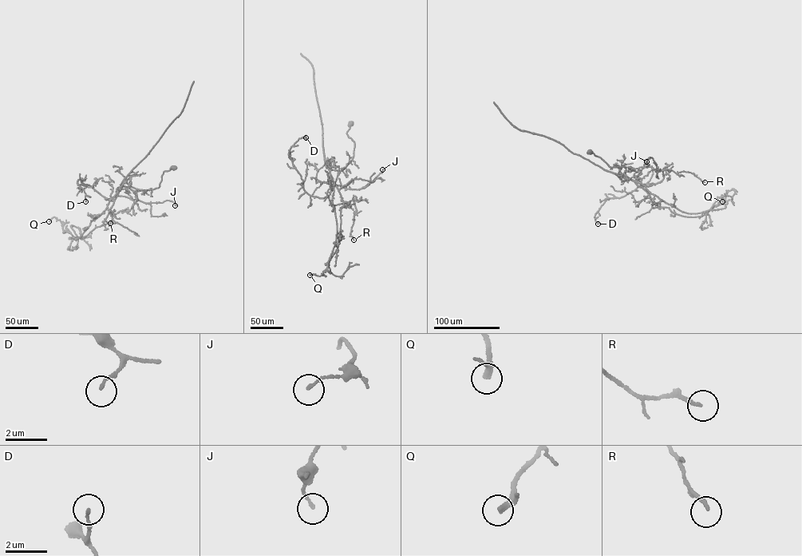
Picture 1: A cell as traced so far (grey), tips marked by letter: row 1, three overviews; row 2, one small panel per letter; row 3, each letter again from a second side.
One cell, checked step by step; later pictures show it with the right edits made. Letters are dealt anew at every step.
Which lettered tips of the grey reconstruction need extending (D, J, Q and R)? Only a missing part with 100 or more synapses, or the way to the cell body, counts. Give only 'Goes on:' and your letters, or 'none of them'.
Goes on: none of them

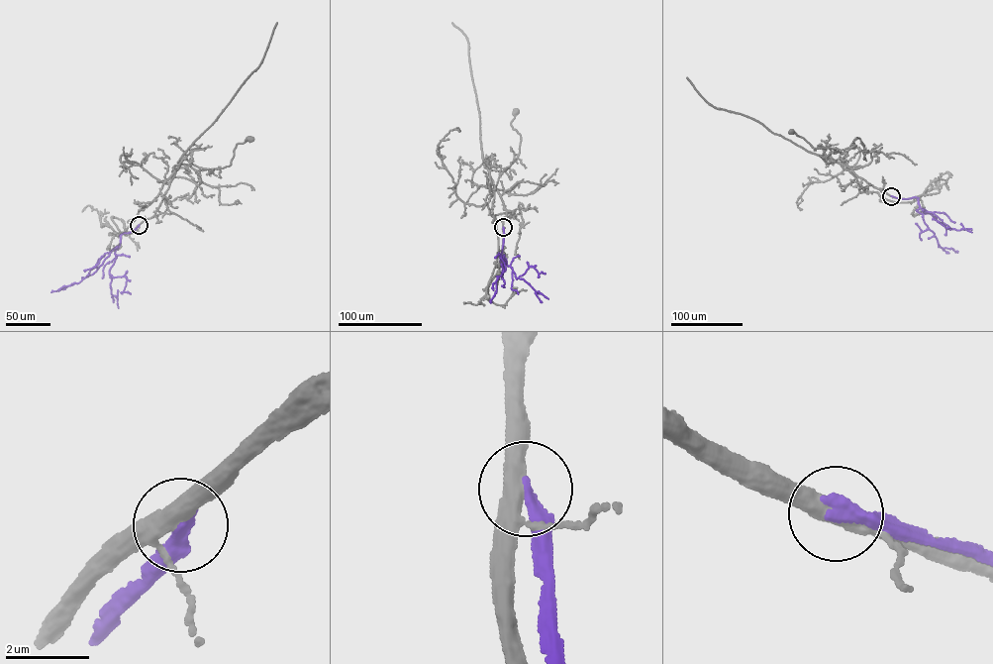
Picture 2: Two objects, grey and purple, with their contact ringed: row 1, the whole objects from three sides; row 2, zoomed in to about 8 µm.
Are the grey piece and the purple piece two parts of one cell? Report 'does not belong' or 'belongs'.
does not belong

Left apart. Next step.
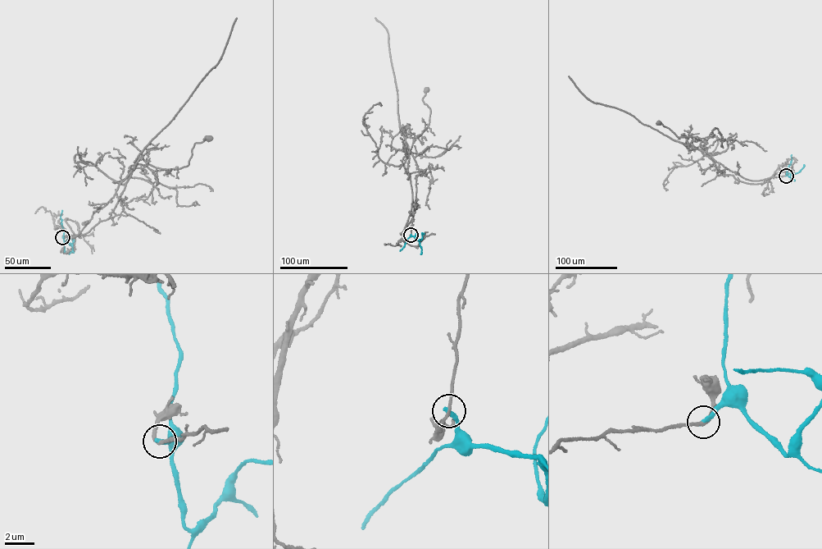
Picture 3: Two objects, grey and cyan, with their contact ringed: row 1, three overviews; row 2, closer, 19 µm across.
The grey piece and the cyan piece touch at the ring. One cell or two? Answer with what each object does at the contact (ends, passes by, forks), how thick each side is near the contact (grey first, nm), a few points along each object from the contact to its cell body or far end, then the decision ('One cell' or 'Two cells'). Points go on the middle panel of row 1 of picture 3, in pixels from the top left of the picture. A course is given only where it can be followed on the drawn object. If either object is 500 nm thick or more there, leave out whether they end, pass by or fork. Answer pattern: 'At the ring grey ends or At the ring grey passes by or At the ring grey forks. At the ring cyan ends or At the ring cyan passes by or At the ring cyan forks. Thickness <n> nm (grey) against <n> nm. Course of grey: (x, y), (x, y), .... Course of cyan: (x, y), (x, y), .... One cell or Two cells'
At the ring grey passes by. At the ring cyan ends. Thickness 180 nm (grey) against 320 nm. Course of grey: (410, 235), (419, 169), (403, 135), (416, 138), (429, 124), (429, 107), (422, 100), (426, 89). Course of cyan: (410, 235), (420, 242), (420, 254). Two cells

